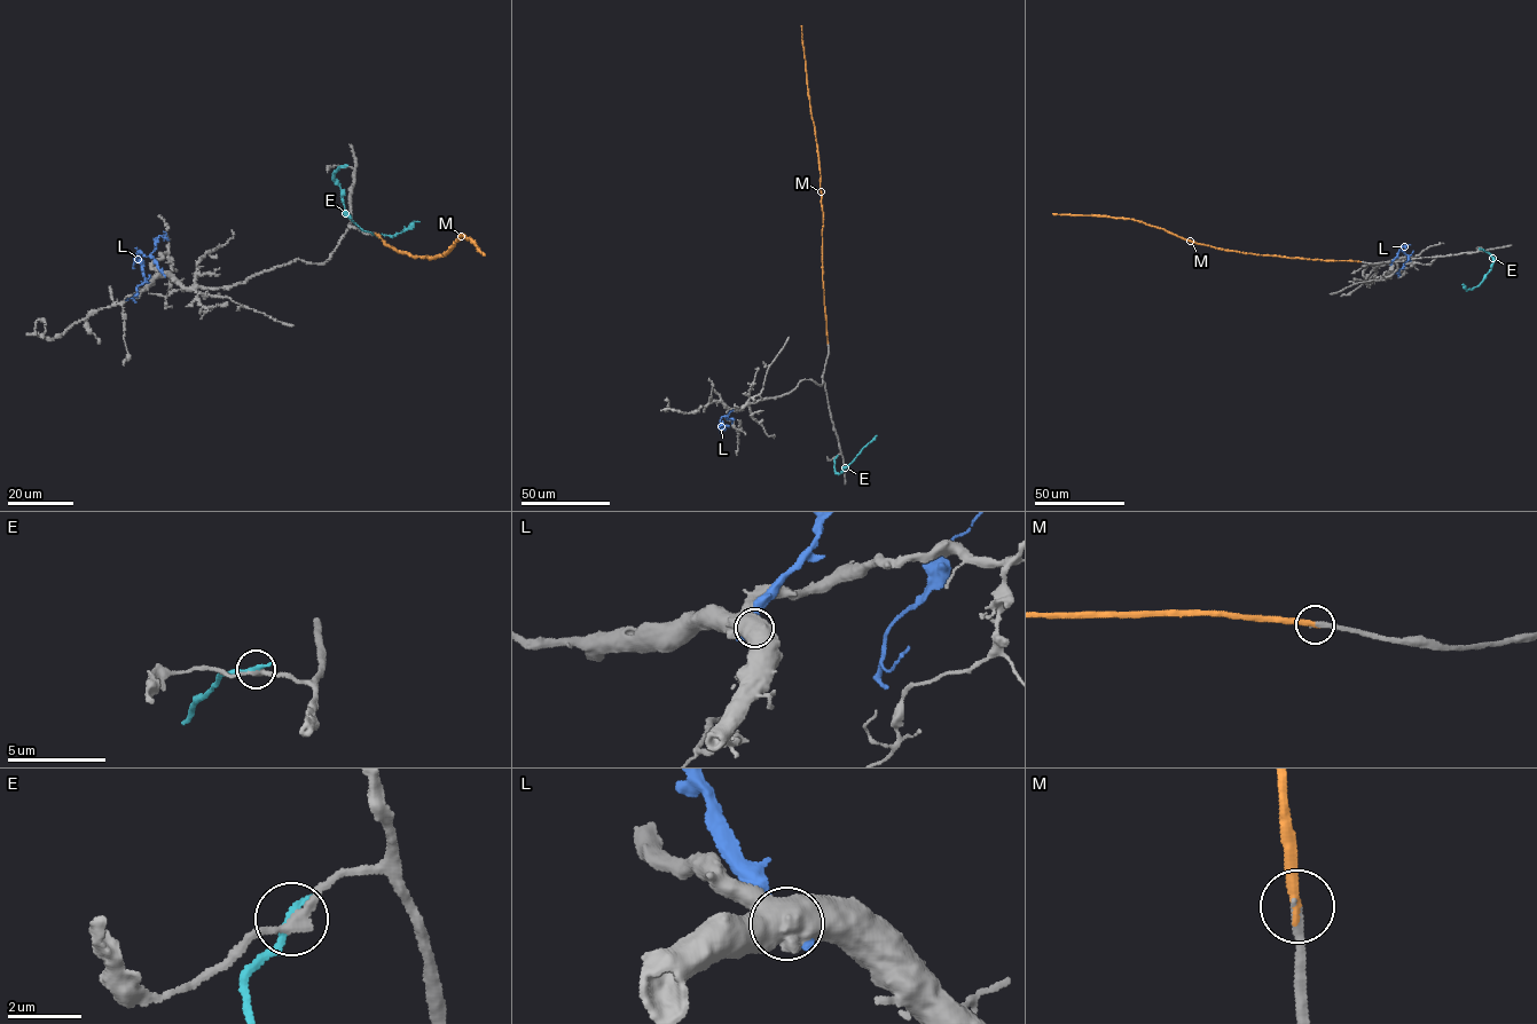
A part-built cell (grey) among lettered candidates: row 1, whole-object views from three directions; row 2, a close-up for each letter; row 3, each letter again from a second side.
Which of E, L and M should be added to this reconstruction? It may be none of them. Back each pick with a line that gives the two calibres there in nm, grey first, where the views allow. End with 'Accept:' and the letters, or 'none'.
M: 280 nm thick on the grey side, 280 nm on the other
Accept: M

